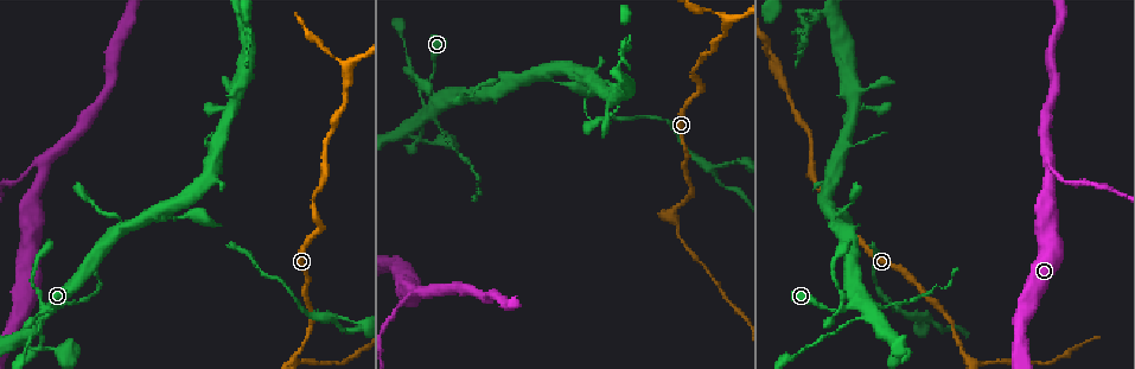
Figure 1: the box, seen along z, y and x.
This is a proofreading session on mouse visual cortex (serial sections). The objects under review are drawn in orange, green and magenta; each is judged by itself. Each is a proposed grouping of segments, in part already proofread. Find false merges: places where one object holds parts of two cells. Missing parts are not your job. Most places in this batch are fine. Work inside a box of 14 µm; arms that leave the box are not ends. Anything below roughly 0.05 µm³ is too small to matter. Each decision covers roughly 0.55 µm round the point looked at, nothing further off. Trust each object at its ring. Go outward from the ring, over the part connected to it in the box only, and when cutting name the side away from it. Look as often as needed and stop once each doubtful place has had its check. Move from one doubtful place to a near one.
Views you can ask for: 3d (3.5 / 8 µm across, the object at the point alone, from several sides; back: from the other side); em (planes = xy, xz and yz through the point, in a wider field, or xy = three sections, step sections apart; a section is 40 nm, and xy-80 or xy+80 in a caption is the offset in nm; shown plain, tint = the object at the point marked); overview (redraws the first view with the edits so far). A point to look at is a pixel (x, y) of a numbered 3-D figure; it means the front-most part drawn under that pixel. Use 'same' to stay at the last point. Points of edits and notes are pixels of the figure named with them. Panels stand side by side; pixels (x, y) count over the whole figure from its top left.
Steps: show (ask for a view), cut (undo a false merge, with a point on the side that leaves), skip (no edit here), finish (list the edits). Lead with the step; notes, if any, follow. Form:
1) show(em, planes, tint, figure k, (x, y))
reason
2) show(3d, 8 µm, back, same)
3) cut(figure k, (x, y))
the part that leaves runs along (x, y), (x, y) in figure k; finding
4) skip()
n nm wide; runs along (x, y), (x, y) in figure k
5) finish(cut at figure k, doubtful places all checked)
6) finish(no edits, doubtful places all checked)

show(3d, 3.5 µm, figure 1, (966, 357))
three-way junction

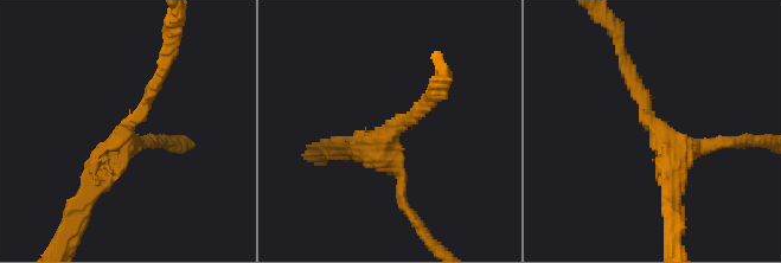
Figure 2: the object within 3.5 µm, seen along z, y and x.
show(em, xy, step 2, tint, figure 2, (389, 140))

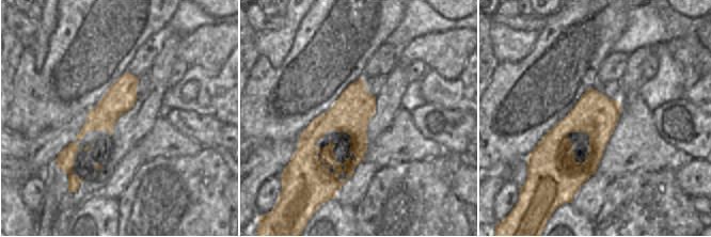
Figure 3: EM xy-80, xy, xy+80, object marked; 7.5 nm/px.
skip()
arms of 150, 200, 300 nm; runs along (628, 75), (659, 133), (731, 143) in figure 2; one cell here

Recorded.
show(3d, 3.5 µm, figure 1, (432, 74))
a narrow waist

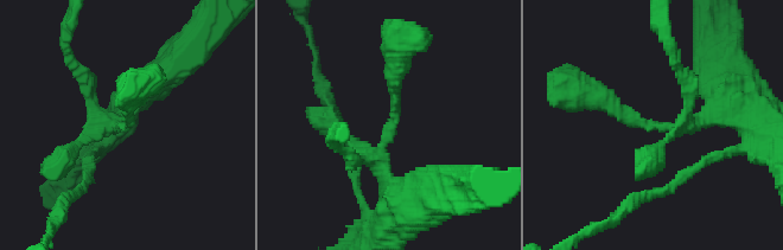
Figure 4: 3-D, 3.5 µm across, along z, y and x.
show(em, xy, step 3, tint, figure 4, (389, 128))
now the EM

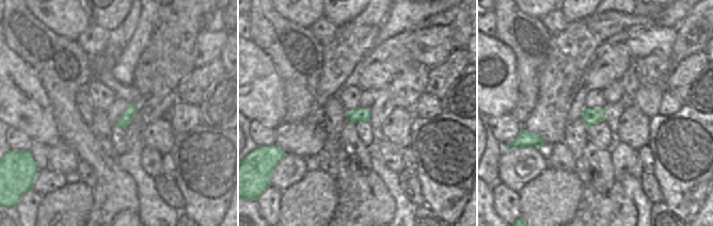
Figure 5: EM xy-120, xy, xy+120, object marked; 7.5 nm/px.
skip()
100 nm wide; runs along (591, 94), (648, 127), (721, 106) in figure 4; all the same cell

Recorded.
show(3d, 8 µm, back, figure 1, (59, 307))
sudden change in width

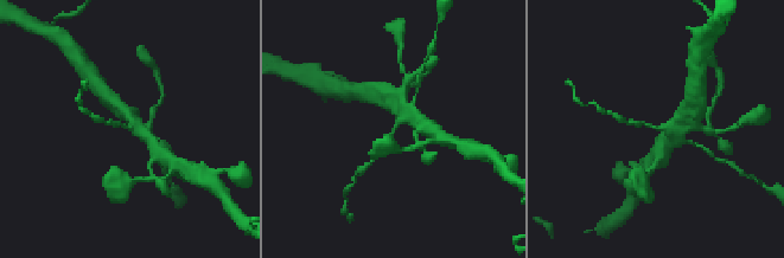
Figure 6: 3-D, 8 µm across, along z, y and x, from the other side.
show(3d, 3.5 µm, figure 6, (129, 128))

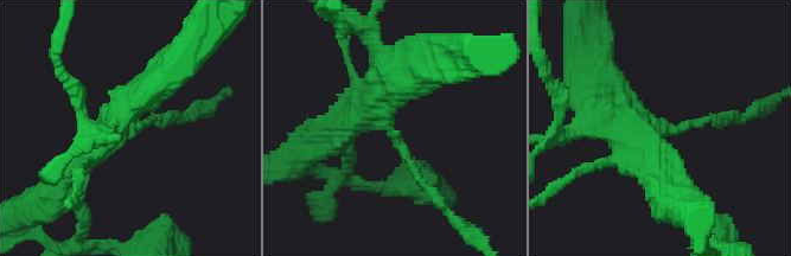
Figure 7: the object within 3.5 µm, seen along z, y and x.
cut(figure 7, (731, 119))
arms of 100, 300 nm; the part that leaves runs along (695, 125), (746, 117), (773, 102) in figure 7; a second cell is stuck on

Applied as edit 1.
show(em, xy, step 1, tint, figure 1, (420, 293))
branch point

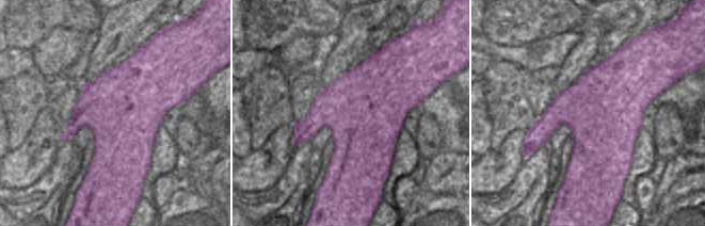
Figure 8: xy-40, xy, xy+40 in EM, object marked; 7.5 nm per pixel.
show(3d, 3.5 µm, same)

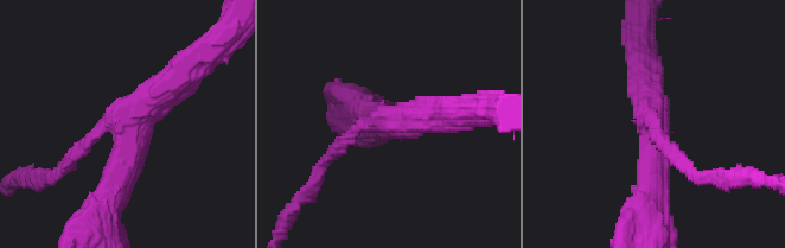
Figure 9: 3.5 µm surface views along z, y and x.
skip()
continuous, no second cell

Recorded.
show(3d, 3.5 µm, figure 1, (246, 26))
a narrow waist

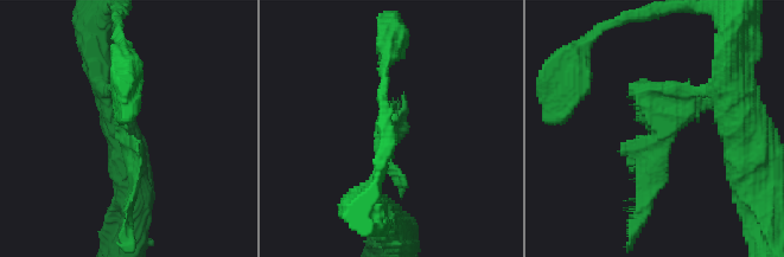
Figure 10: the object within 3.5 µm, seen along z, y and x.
show(em, xy, step 1, tint, figure 10, (671, 127))

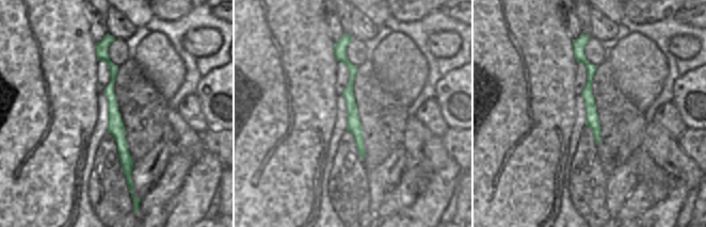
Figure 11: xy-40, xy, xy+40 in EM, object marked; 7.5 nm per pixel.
show(em, xy, step 3, tint, same)

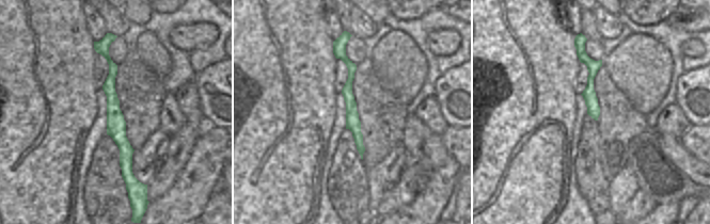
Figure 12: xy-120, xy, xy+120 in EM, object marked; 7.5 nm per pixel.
skip()
runs along (719, 95), (688, 95), (652, 193) in figure 10; one cell here

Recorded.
finish(cut at figure 7, doubtful places all checked)

